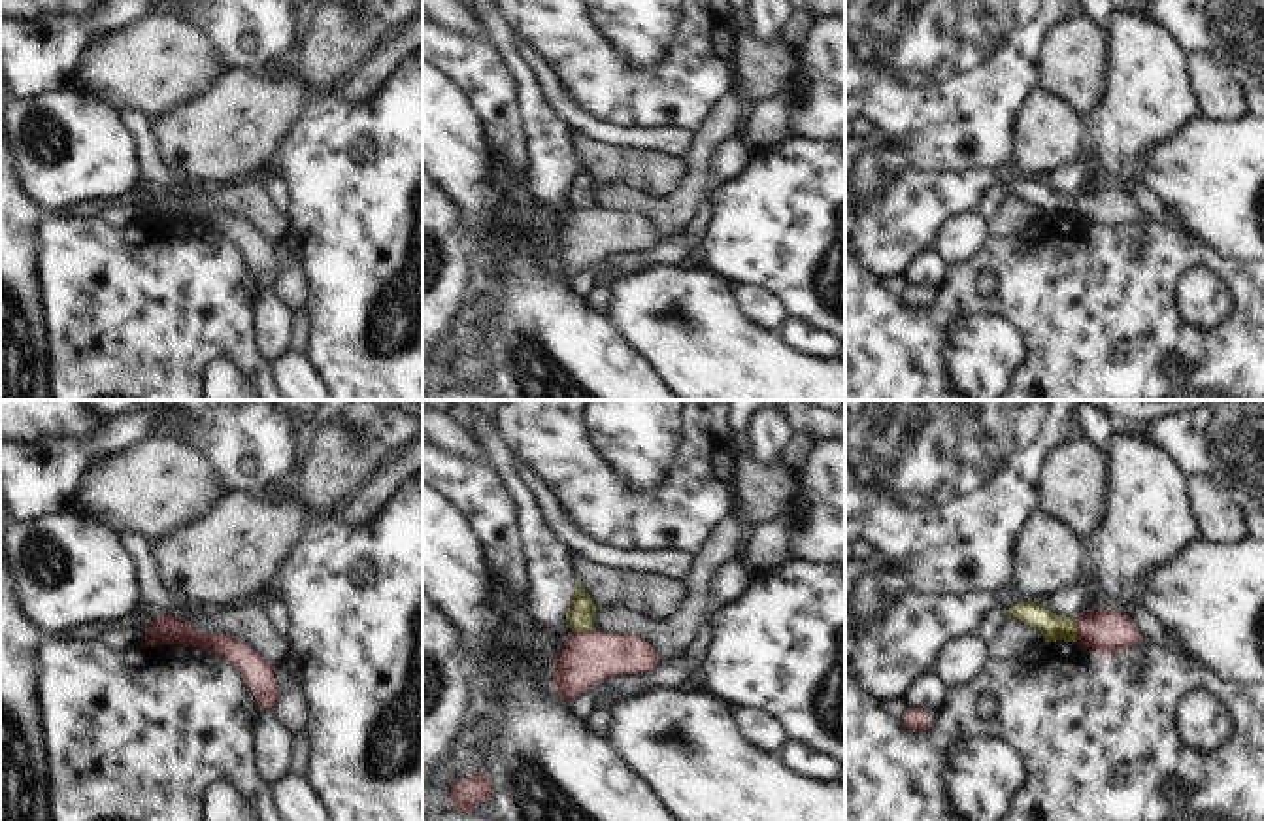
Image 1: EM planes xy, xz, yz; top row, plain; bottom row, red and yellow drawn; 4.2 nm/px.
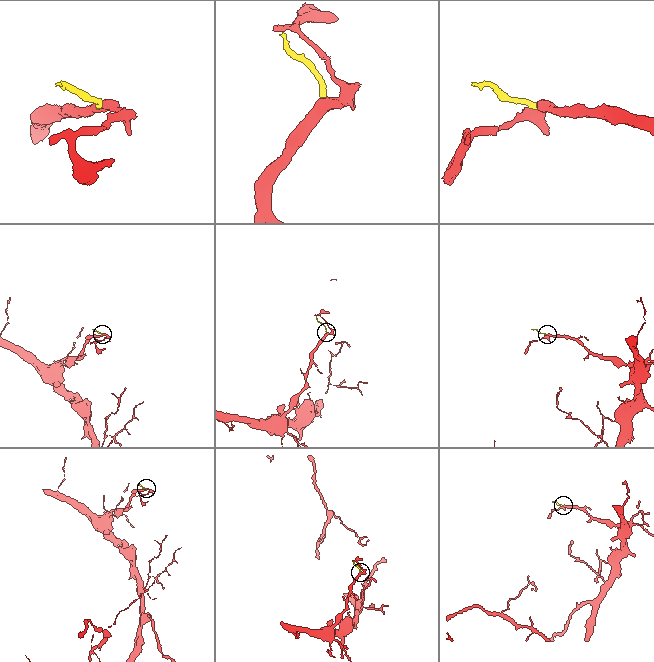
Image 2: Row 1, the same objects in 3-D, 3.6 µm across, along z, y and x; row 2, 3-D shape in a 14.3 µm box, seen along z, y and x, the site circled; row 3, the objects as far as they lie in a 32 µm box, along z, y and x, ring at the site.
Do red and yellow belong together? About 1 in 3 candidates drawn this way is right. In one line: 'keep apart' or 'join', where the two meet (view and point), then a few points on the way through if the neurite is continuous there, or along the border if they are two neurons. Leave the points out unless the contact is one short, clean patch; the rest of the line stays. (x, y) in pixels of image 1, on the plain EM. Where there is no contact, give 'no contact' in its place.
keep apart; contact xz (583, 210)

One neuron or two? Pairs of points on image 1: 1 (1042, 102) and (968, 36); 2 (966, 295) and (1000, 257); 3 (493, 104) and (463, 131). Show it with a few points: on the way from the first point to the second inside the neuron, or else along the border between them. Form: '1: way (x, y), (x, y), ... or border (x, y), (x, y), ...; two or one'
1: border (1038, 85), (1027, 97), (1014, 134); two
2: way (966, 282), (987, 259); one
3: border (451, 82), (476, 114), (483, 140), (495, 159); two

